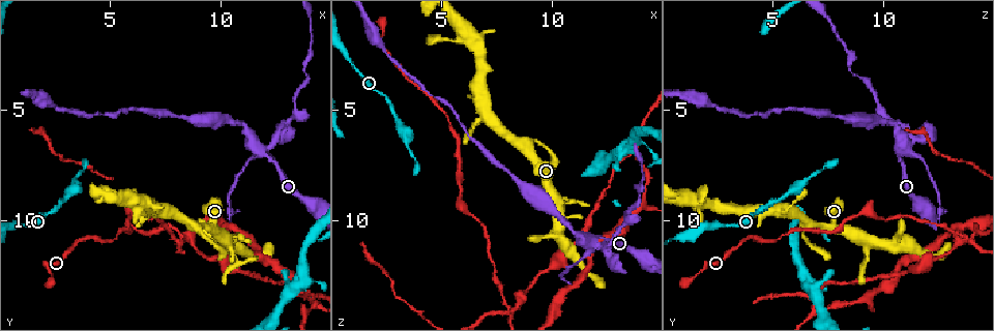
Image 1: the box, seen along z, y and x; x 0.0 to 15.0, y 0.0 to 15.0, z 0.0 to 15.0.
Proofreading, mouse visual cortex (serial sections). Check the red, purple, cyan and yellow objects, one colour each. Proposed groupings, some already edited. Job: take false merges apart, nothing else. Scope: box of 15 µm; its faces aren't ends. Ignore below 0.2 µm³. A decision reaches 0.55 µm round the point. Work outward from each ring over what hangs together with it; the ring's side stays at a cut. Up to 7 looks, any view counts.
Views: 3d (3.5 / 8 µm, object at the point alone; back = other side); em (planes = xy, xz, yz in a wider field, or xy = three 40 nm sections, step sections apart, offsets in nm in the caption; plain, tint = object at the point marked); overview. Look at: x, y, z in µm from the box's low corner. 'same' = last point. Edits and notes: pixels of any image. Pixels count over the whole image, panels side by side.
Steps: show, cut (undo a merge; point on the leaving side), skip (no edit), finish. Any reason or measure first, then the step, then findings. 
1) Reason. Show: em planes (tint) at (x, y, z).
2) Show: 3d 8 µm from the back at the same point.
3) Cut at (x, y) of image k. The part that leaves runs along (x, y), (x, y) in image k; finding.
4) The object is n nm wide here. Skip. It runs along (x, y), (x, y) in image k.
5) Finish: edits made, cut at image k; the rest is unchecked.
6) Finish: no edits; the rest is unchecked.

Abrupt turn. Show: 3d 8 µm at (5.8, 9.5, 9.2).

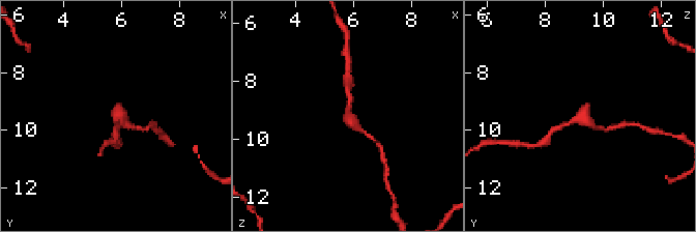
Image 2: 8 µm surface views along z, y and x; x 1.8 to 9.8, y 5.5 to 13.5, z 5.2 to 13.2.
Show: em xy step 3 (tint) at (5.8, 9.6, 9.3).

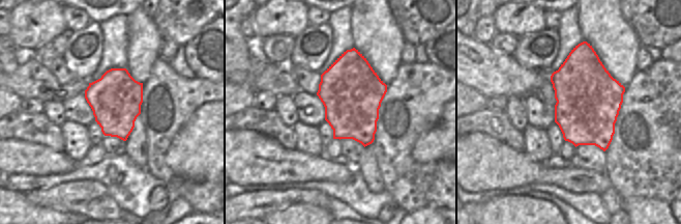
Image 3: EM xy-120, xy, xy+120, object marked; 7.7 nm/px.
The object is 480 nm wide here. Skip. It runs along (348, 90), (348, 117), (368, 136) in image 2; continuous, no second cell.

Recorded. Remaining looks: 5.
Looks like a crossing. Show: 3d 8 µm at (7.9, 10.9, 14.0).

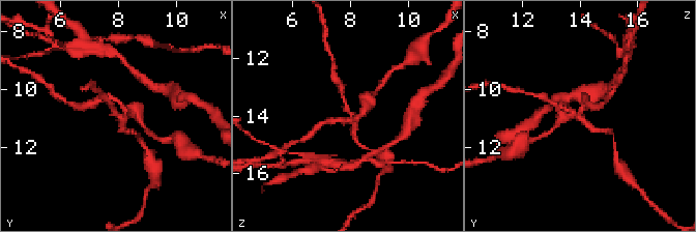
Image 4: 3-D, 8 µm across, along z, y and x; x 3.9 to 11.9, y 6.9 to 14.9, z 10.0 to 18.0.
4 arms meet here; the arms are 150, 150, 200, 300 nm wide; need the tissue. Show: em xy step 1 (tint) at (8.1, 10.9, 13.9).

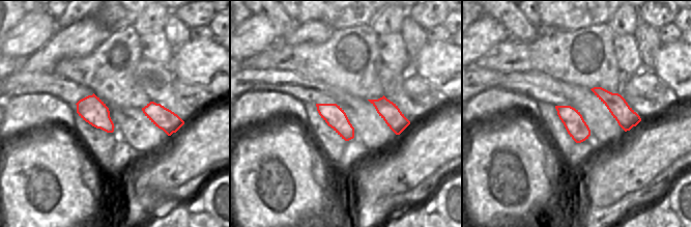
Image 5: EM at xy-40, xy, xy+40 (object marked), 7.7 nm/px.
Cut at (562, 116) of image 4. The part that leaves runs along (359, 116), (381, 85) in image 4; two cells meet here.

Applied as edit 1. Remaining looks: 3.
Branch point. Show: 3d 3.5 µm at (11.9, 6.7, 10.9).

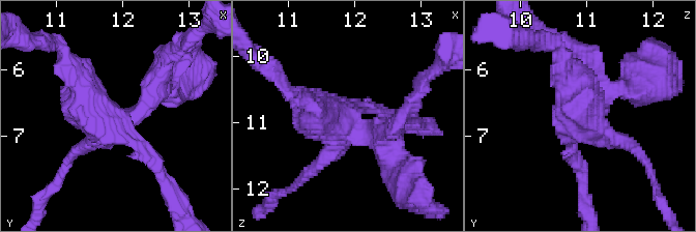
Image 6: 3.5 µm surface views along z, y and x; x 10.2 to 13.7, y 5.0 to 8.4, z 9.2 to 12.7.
Show: em xy step 1 (tint) at (11.80, 6.85, 10.90).

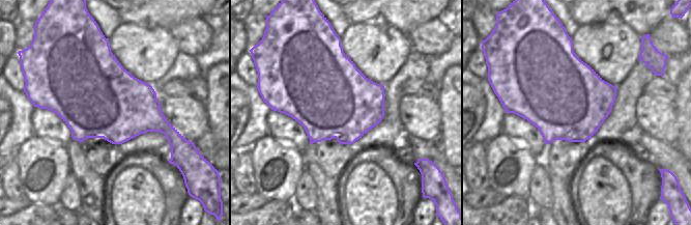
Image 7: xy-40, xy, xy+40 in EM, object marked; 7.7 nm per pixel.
Cut at (612, 84) of image 6. The part that leaves runs along (134, 115), (178, 49) in image 6; two cells meet here.

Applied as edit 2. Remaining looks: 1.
Finish: edits made, cut at image 4, cut at image 6; the rest is unchecked.

